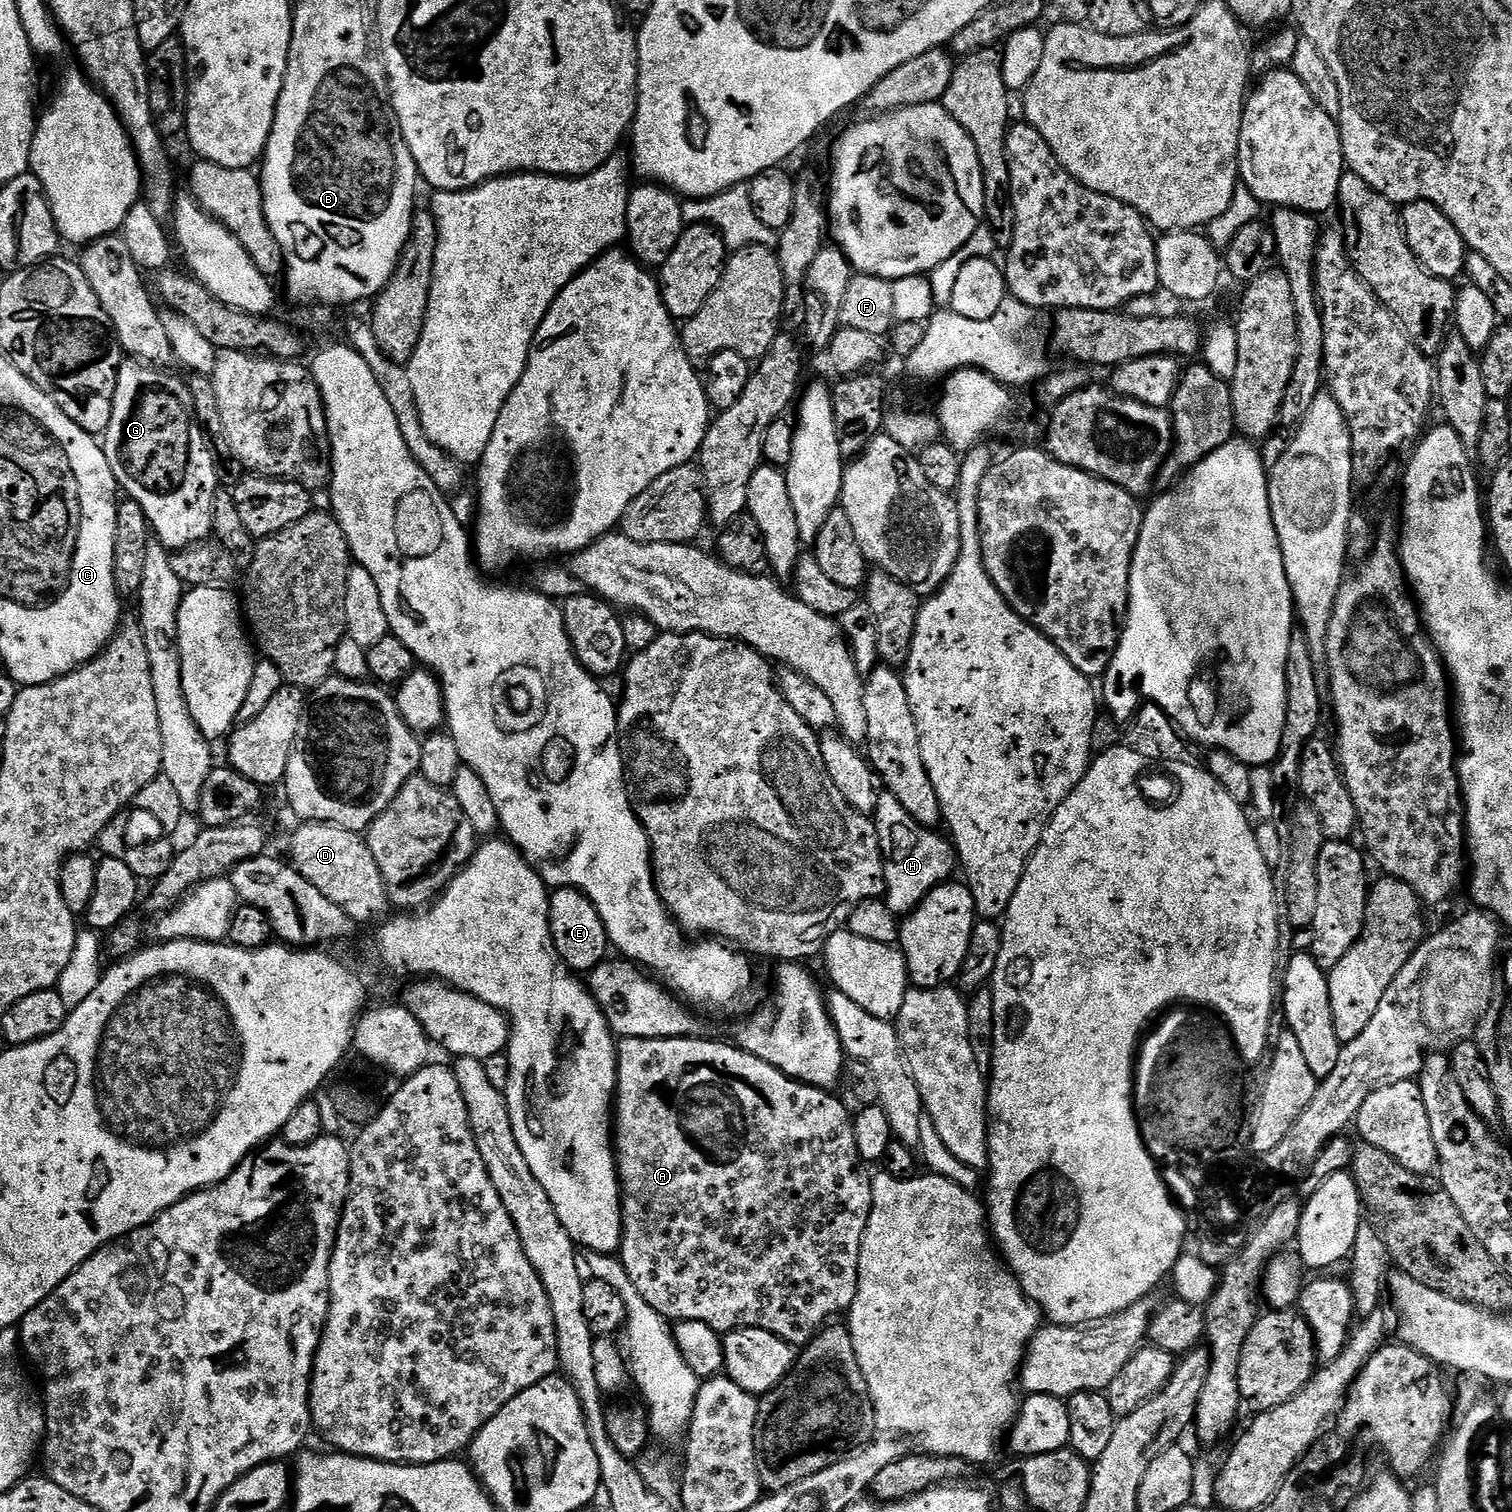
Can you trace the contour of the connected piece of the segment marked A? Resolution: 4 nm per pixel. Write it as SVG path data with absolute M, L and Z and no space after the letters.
M674 1036L671 1040L643 1040L623 1037L616 1049L616 1095L614 1097L614 1151L620 1174L620 1209L622 1238L618 1259L626 1266L634 1290L658 1310L665 1320L706 1322L718 1333L735 1328L770 1330L787 1344L803 1346L821 1326L851 1308L858 1290L858 1258L862 1238L874 1202L872 1176L860 1159L858 1142L854 1142L853 1113L832 1096L831 1091L801 1084L762 1058L745 1052L735 1043L719 1044L716 1040L696 1040Z

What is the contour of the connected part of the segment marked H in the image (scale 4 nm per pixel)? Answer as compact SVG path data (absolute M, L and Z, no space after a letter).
M886 790L881 791L876 803L874 823L880 843L880 853L884 855L886 901L893 914L897 918L903 918L922 903L928 892L933 892L938 885L953 879L952 871L957 871L958 868L956 850L947 835L939 836L941 834L939 831L922 826L910 814L906 814L906 806L902 806L902 802L898 802L898 798L894 798L894 794L890 794Z

